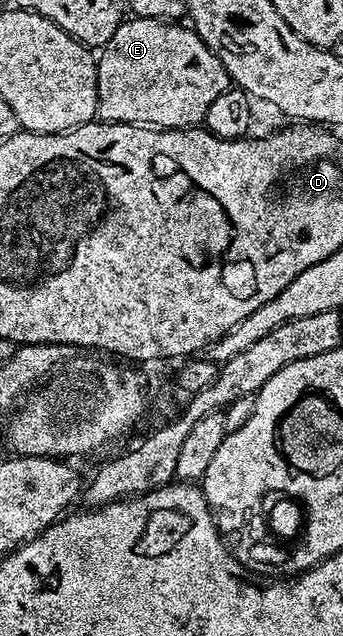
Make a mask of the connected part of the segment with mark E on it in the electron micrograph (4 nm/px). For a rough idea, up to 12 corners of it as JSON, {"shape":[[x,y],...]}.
{"shape":[[124,19],[97,56],[97,113],[204,123],[232,87],[179,22]]}

